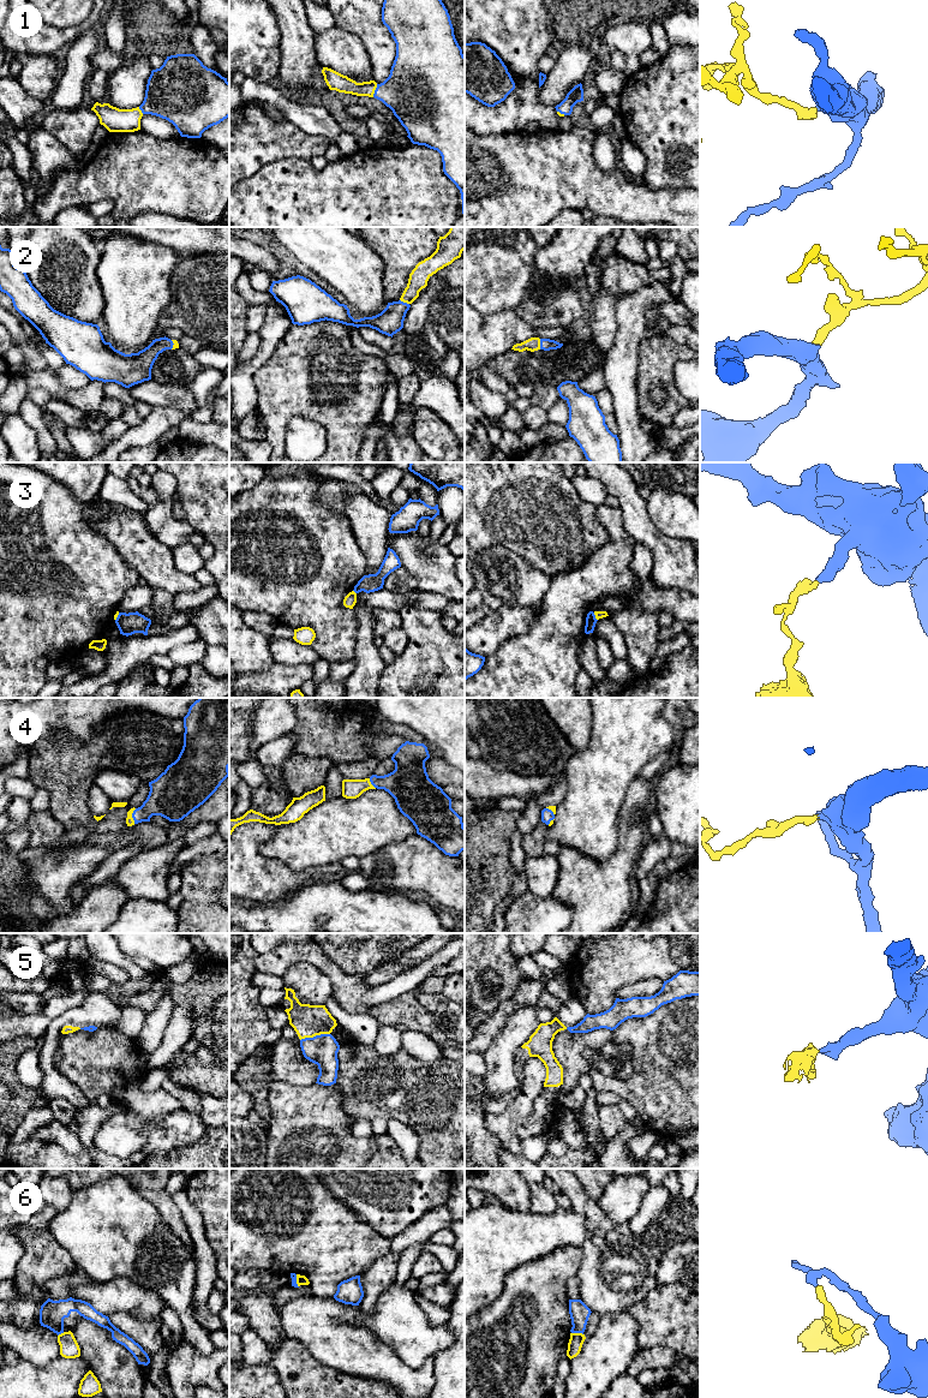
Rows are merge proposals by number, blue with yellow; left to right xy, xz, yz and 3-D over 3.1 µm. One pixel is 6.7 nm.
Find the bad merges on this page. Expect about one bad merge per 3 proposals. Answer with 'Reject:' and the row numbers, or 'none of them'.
Reject: 3, 6

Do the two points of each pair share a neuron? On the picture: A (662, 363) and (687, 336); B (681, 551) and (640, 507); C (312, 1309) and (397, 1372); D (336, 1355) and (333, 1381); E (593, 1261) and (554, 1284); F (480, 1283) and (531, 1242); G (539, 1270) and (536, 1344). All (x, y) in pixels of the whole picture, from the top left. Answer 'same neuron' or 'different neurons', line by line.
A: different neurons
B: same neuron
C: same neuron
D: different neurons
E: different neurons
F: same neuron
G: same neuron

